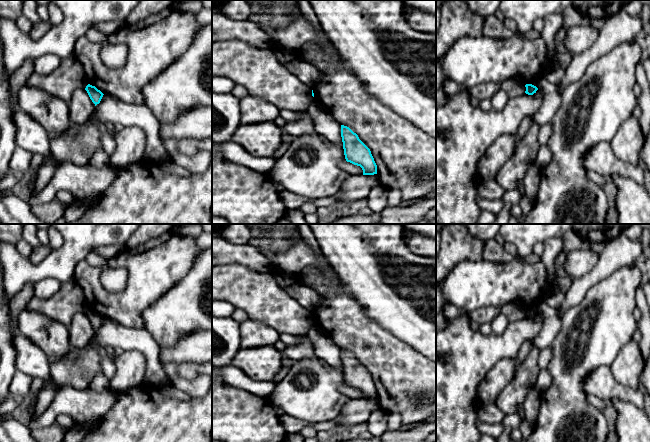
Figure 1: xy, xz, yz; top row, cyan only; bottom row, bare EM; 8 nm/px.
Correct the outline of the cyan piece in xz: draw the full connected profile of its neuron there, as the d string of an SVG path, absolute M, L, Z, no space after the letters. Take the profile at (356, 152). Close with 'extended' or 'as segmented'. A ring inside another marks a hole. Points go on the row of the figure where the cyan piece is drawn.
M341 125L341 137L346 161L360 166L363 175L377 174L377 165L371 151L358 135L349 127Z | as segmented

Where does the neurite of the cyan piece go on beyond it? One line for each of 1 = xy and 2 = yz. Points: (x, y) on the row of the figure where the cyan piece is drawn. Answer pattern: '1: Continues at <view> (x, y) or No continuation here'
1: No continuation here
2: No continuation here

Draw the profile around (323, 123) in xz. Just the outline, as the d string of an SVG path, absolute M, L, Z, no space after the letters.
M314 101L309 106L307 113L313 121L315 132L331 143L340 144L342 142L341 125L333 120L329 112L324 110L318 102Z

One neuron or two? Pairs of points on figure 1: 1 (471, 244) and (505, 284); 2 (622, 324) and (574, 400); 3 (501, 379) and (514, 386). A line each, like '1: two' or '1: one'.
1: two
2: one
3: two

